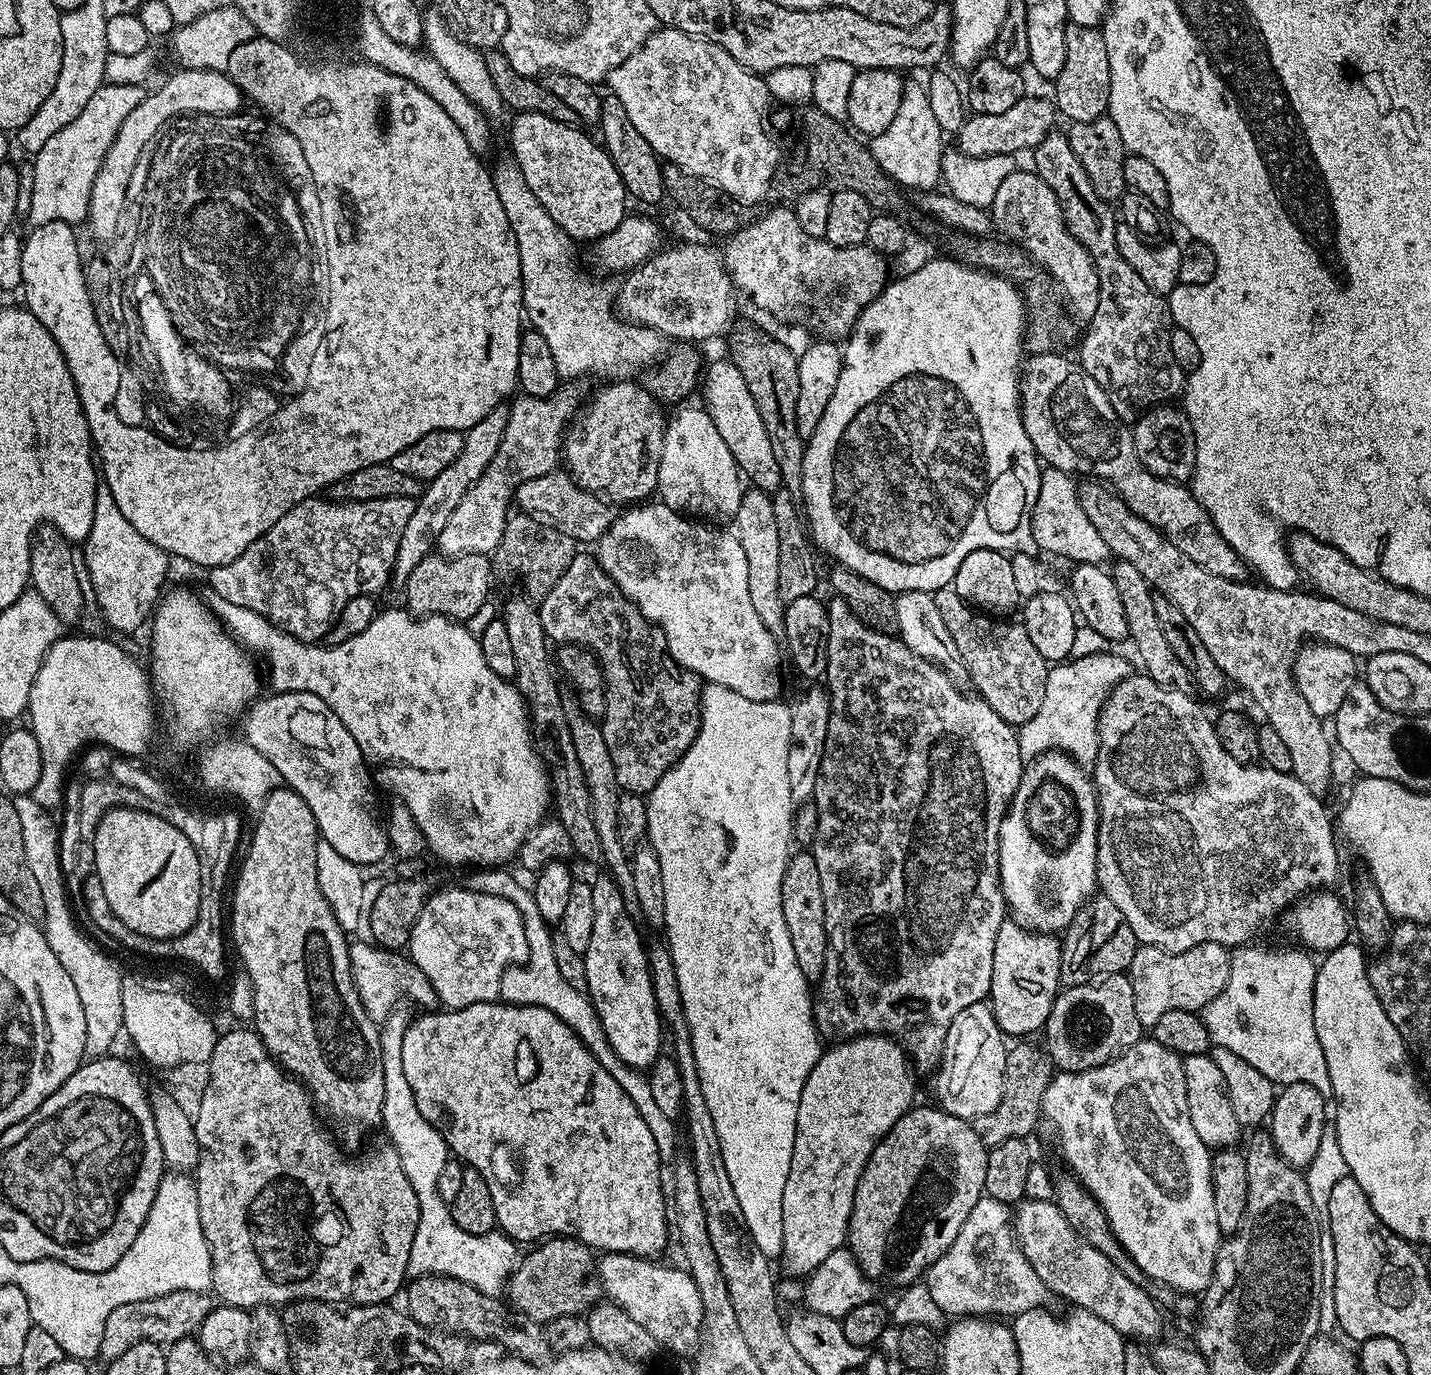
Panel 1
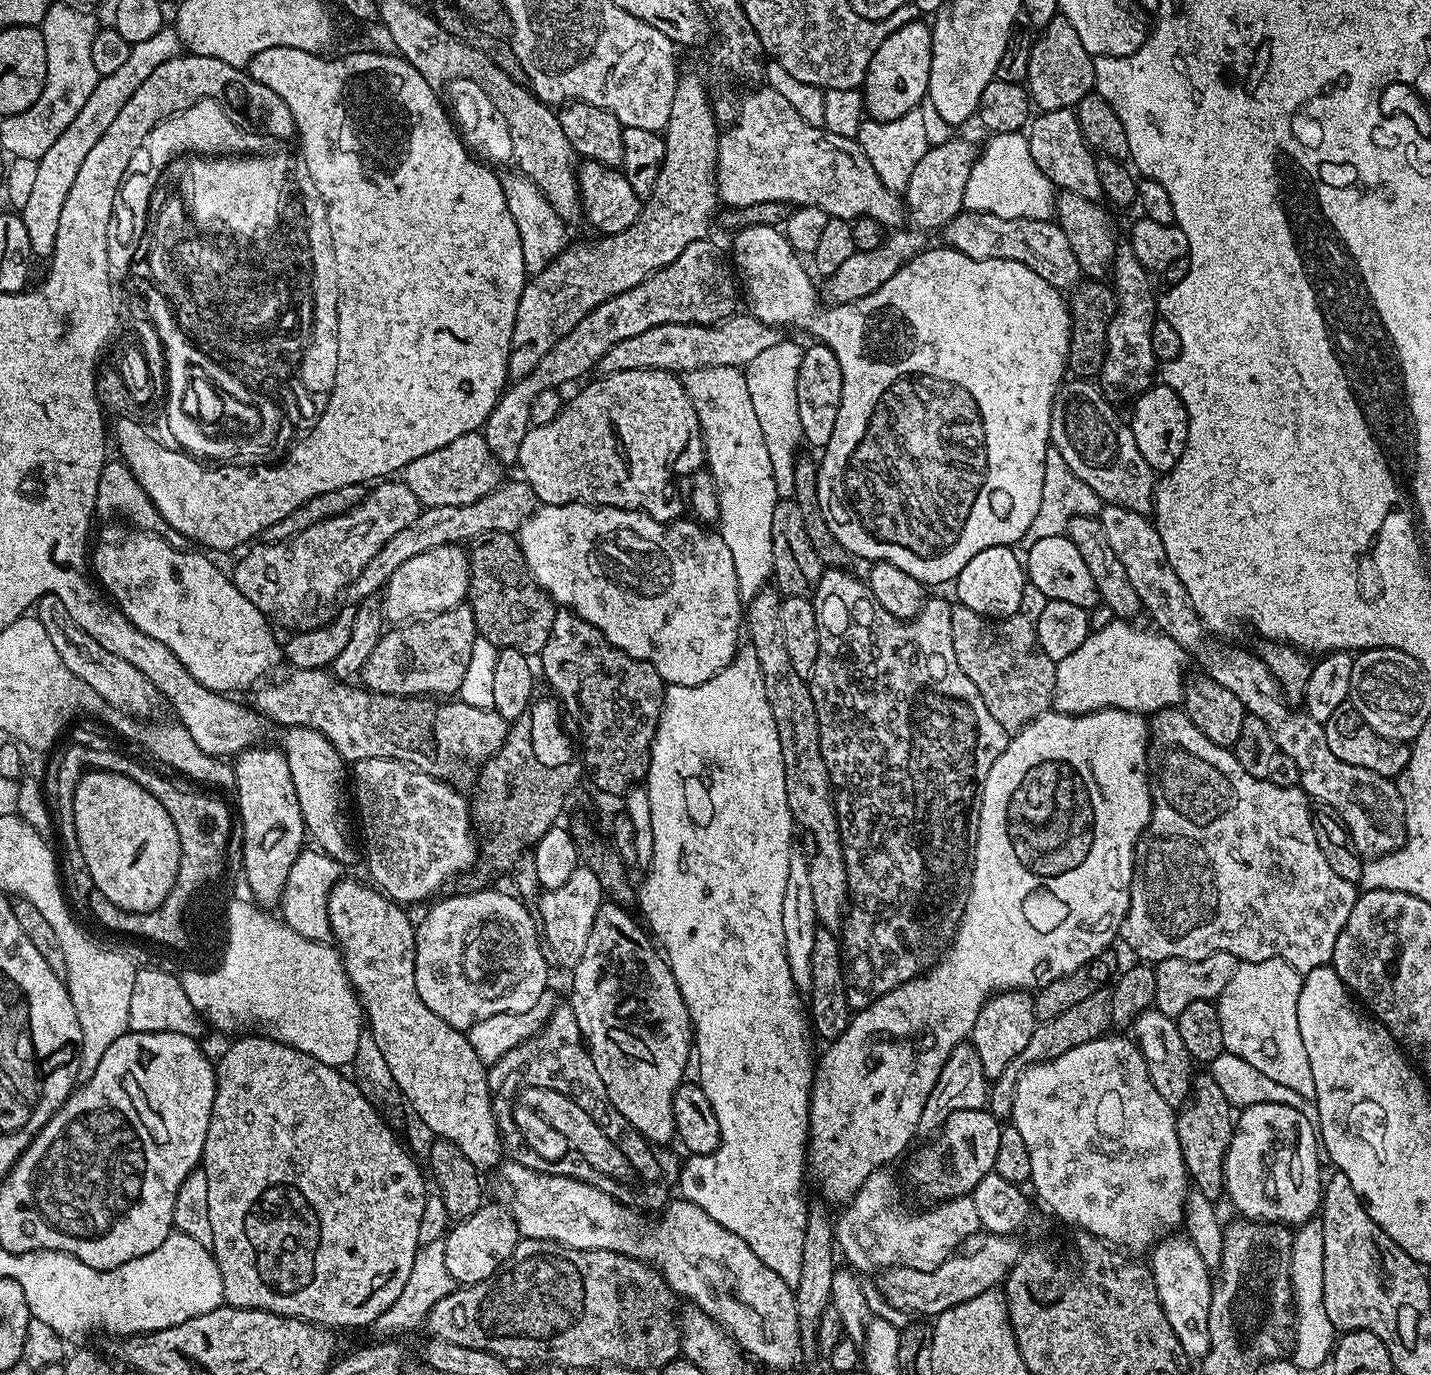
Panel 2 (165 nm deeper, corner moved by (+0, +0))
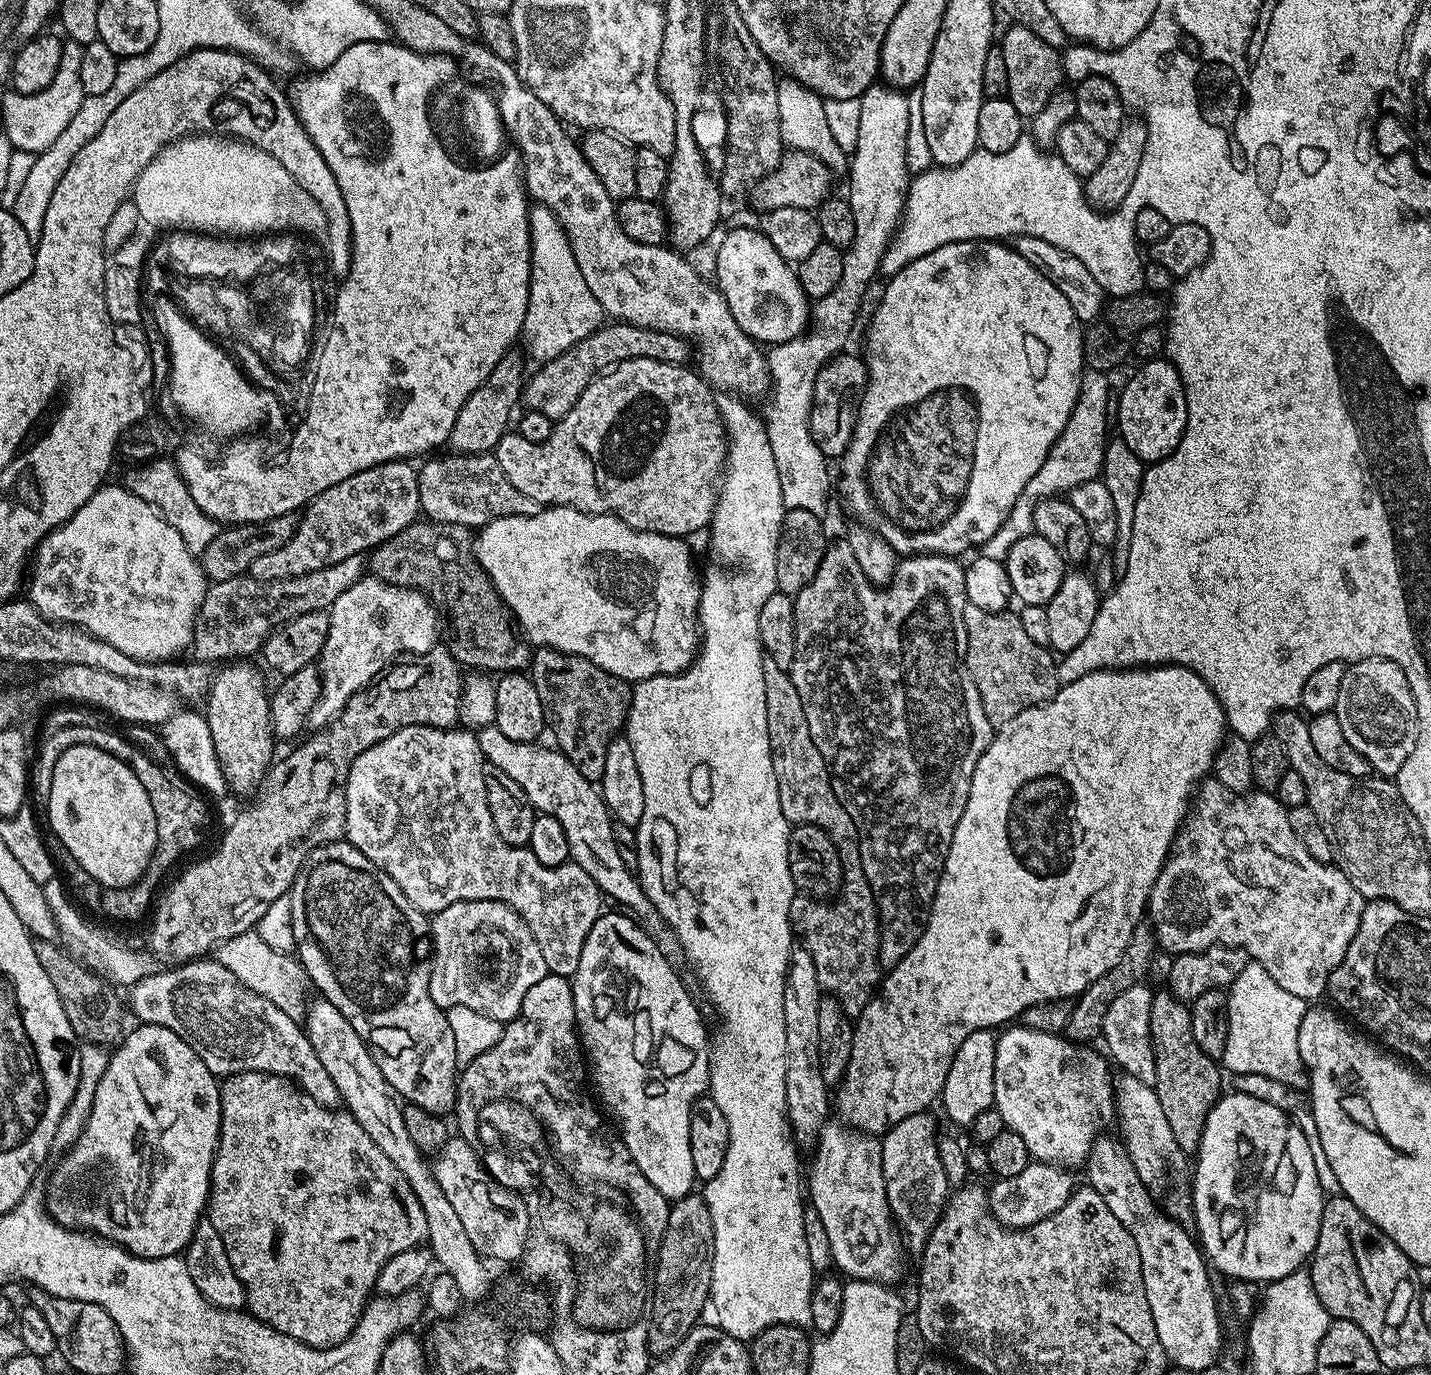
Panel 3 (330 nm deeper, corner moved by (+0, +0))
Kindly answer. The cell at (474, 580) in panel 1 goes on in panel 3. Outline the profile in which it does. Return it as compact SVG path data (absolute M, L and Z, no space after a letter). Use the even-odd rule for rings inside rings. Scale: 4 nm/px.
M447 647L431 648L409 660L412 660L409 664L396 662L385 668L379 679L354 694L326 727L313 731L313 736L305 744L298 745L285 760L277 759L273 763L255 797L257 800L237 814L236 821L225 830L220 845L205 860L200 860L193 868L186 869L169 886L164 901L155 905L156 917L152 920L152 933L148 936L147 947L157 957L165 961L172 960L168 962L204 958L223 940L253 931L259 919L266 913L267 907L275 899L288 895L306 854L322 844L333 844L336 840L345 839L346 782L354 758L358 758L362 750L382 742L400 728L450 728L459 721L462 668L449 654Z

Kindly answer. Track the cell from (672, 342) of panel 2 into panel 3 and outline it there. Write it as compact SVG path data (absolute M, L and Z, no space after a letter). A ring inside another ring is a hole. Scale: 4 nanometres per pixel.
M608 322L558 358L541 363L537 367L540 369L533 376L527 377L522 404L527 411L546 414L546 418L559 422L578 402L582 390L586 390L586 386L590 386L590 382L597 376L616 365L634 358L654 358L658 362L684 364L687 356L690 356L690 344L682 336L623 322Z

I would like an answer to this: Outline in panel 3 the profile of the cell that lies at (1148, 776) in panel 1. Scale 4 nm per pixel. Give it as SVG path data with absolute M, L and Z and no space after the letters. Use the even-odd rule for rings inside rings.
M1208 778L1195 789L1194 803L1190 811L1184 817L1183 824L1180 825L1179 832L1176 833L1176 840L1172 843L1172 849L1168 851L1166 862L1154 882L1154 886L1148 895L1148 906L1146 909L1147 919L1150 921L1150 927L1156 933L1157 945L1163 951L1179 954L1182 952L1201 952L1215 944L1224 944L1227 948L1245 948L1249 957L1255 963L1261 964L1282 986L1282 990L1287 990L1290 994L1309 1002L1316 1002L1328 990L1328 979L1333 970L1342 962L1354 934L1358 930L1358 922L1362 918L1362 910L1366 903L1362 894L1354 890L1350 878L1341 872L1335 863L1323 864L1321 857L1313 849L1309 848L1307 843L1296 833L1294 826L1290 826L1288 809L1276 799L1271 791L1252 790L1247 794L1241 794L1222 786L1215 778Z

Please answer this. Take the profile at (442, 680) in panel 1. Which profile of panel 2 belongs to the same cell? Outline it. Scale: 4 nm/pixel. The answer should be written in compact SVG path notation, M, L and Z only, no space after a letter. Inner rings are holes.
M112 524L102 529L100 541L97 544L95 541L90 552L90 568L94 576L96 571L95 579L120 612L126 614L126 618L130 618L142 634L150 634L150 638L162 642L162 646L166 646L166 650L170 650L174 658L190 670L192 677L202 682L202 686L215 692L232 694L235 688L259 685L265 679L263 676L282 660L281 641L276 641L268 633L269 621L264 613L242 595L227 571L223 572L214 561L204 557L207 555L203 551L179 552L171 539L155 532L124 528Z

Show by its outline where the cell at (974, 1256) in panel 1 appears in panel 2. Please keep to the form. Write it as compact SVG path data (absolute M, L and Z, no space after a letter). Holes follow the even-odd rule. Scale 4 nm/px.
M881 1170L870 1174L870 1178L866 1178L866 1182L862 1182L858 1194L854 1194L841 1209L842 1214L840 1216L838 1214L834 1222L835 1241L841 1255L843 1252L847 1259L845 1261L855 1271L863 1272L862 1270L866 1270L870 1266L876 1268L875 1270L908 1268L929 1273L930 1270L936 1270L942 1262L955 1253L959 1242L975 1235L981 1227L971 1195L939 1201L932 1206L932 1209L922 1212L914 1212L902 1207L903 1202L904 1196L900 1193L895 1178L888 1173L888 1170Z

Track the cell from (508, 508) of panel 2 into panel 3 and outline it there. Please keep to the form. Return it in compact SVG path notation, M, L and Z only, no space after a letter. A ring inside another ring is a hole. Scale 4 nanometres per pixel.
M363 555L351 556L350 558L342 558L342 562L334 562L334 566L326 566L322 570L314 570L310 574L302 574L301 576L295 576L294 578L286 578L285 580L255 580L252 575L245 574L243 576L235 576L234 578L226 578L225 580L217 580L211 585L206 594L206 598L202 602L200 607L200 613L196 619L196 633L192 635L192 646L190 649L191 655L195 657L197 661L215 662L214 660L224 660L220 662L228 662L233 658L252 658L252 656L261 651L264 647L264 639L267 638L271 632L280 624L290 622L294 618L298 618L302 614L310 614L311 612L323 612L332 607L334 602L338 602L338 597L342 594L346 594L346 590L350 590L350 586L354 586L354 582L364 579L366 575L366 560Z

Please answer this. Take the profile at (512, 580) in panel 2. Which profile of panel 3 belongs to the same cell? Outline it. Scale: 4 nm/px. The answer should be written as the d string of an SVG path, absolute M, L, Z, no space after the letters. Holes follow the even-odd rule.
M417 522L406 526L389 540L383 540L371 549L370 572L376 579L385 580L387 584L397 584L400 588L415 588L416 591L423 592L433 605L442 609L442 612L444 607L444 612L452 619L452 628L456 631L446 641L446 647L457 664L465 669L479 670L484 674L503 674L519 672L529 667L533 649L514 627L504 603L500 600L500 595L496 593L495 586L476 561L473 529L457 524L435 522Z

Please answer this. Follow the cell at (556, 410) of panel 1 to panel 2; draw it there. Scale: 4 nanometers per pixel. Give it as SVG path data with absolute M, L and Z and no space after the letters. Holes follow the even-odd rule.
M447 544L426 550L426 554L418 554L394 570L382 589L382 611L389 621L412 622L465 603L467 594L467 551L459 544Z

